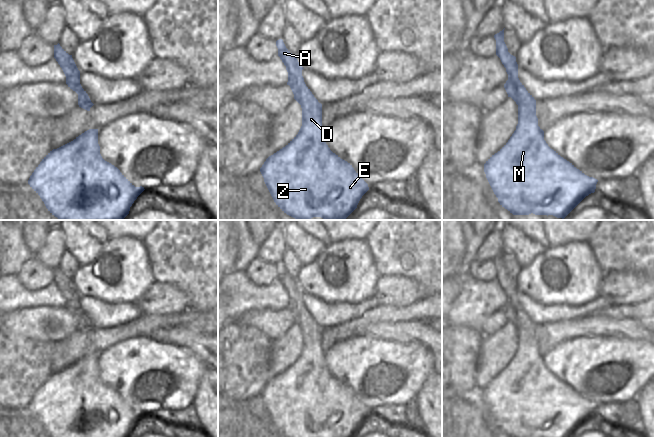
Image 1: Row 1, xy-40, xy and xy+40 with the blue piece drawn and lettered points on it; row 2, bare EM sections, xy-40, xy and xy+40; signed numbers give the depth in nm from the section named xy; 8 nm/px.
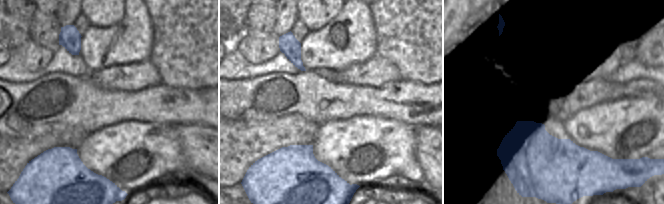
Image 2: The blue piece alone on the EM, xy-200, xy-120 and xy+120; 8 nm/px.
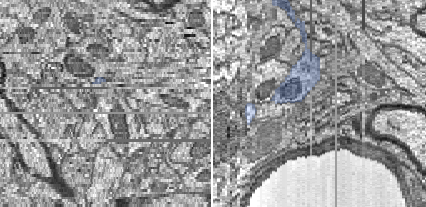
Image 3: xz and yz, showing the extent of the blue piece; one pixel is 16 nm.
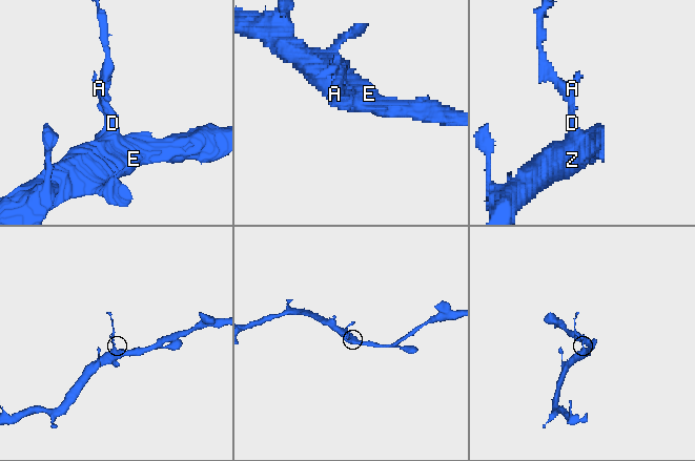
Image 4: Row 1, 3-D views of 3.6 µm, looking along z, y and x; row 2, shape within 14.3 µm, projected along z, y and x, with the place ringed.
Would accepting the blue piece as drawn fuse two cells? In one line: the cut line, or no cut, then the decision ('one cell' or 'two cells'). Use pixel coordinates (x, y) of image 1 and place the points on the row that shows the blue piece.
cut xy+40 (535, 102), (518, 105); two cells

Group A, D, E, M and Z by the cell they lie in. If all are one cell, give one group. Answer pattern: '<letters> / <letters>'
A / D E M Z

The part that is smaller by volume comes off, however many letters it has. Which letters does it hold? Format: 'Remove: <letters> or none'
Remove: A

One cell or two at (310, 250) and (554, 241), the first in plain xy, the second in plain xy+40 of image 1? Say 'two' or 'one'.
two

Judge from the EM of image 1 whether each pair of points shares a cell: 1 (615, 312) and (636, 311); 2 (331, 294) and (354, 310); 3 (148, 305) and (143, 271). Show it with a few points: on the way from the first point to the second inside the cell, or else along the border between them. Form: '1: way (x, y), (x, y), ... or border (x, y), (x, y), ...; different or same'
1: way (620, 312), (631, 311); same
2: border (367, 298), (360, 302), (325, 302), (321, 300); different
3: border (154, 281), (137, 302); different

